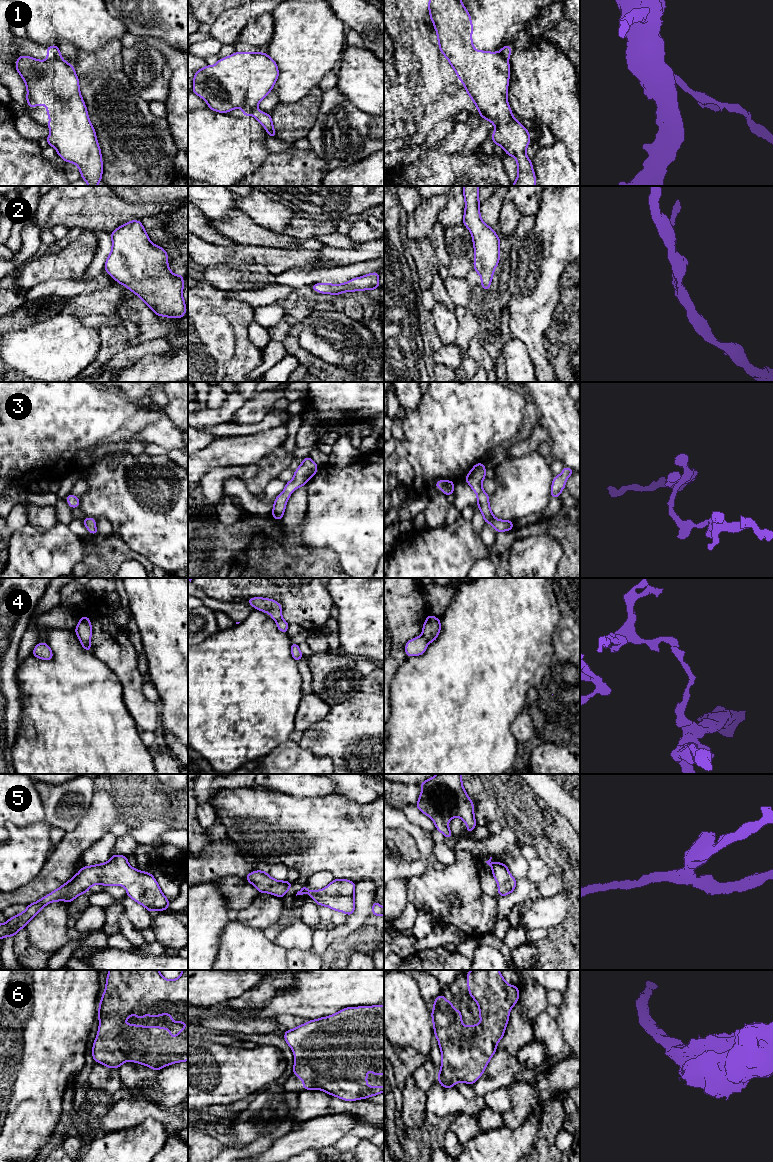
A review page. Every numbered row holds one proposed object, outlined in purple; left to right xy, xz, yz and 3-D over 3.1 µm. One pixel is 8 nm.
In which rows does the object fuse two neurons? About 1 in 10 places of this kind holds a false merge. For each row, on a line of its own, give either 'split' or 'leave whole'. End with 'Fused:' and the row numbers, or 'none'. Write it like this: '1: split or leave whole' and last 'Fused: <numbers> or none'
1: split
2: leave whole
3: leave whole
4: split
5: leave whole
6: leave whole
Fused: 1, 4

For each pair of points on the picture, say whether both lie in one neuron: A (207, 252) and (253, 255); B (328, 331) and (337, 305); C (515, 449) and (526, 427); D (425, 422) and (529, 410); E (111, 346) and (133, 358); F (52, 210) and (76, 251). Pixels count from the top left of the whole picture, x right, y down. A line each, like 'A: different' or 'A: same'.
A: same
B: different
C: different
D: different
E: different
F: different

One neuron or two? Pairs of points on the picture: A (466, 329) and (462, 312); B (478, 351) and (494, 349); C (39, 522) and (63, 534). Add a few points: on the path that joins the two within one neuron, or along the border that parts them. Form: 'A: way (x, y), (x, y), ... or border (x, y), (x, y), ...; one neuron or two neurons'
A: way (466, 325), (464, 316); one neuron
B: border (475, 337), (494, 363); two neurons
C: border (58, 521), (50, 528), (44, 530); two neurons

